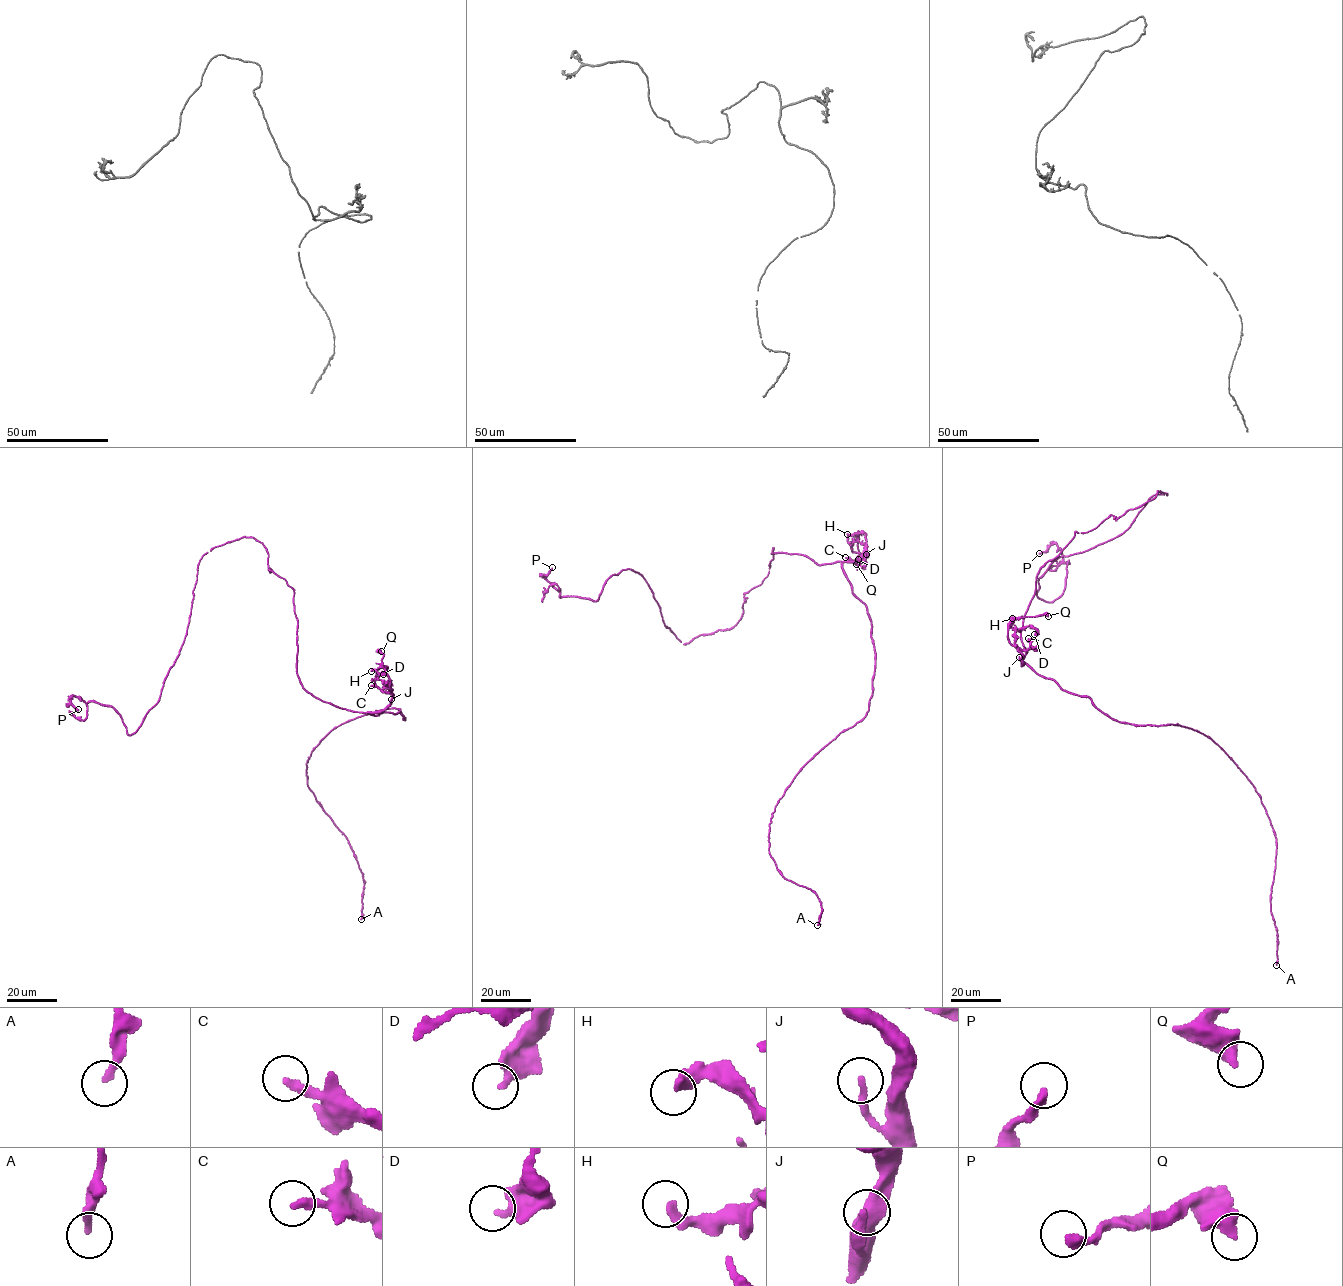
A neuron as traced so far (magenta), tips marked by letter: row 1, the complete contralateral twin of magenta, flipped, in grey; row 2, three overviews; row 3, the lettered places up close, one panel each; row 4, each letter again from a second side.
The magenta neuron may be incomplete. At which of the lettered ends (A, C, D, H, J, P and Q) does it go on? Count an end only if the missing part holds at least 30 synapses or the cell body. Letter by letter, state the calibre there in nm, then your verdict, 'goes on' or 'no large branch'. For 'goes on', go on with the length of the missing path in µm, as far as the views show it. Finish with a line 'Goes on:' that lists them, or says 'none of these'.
A: 200 nm thick; no large branch
C: 280 nm thick; no large branch
D: 260 nm thick; no large branch
H: 400 nm thick; no large branch
J: 240 nm thick; no large branch
P: 280 nm thick; no large branch
Q: 480 nm thick; no large branch
Goes on: none of these

